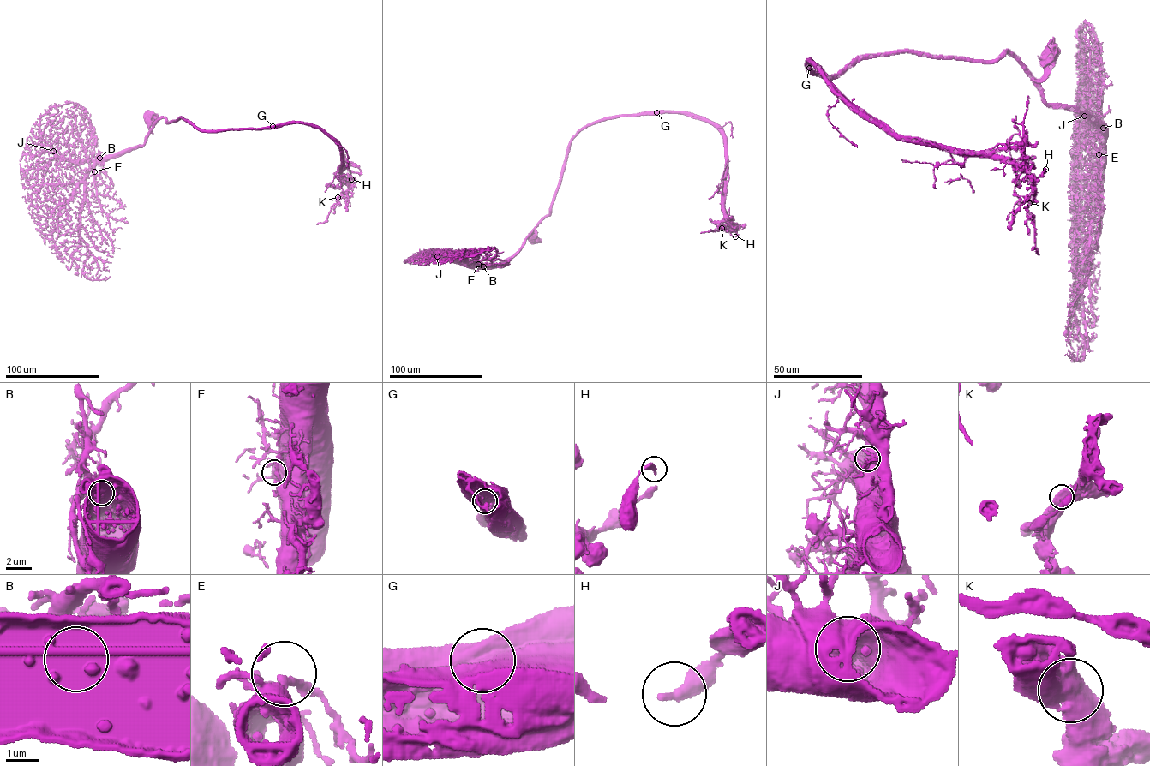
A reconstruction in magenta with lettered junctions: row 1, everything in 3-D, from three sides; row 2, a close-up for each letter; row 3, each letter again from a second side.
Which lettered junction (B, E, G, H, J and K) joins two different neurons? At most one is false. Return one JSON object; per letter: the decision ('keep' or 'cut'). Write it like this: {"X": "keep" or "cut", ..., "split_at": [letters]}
{"B": "keep", "E": "keep", "G": "cut", "H": "keep", "J": "keep", "K": "keep", "split_at": ["G"]}

